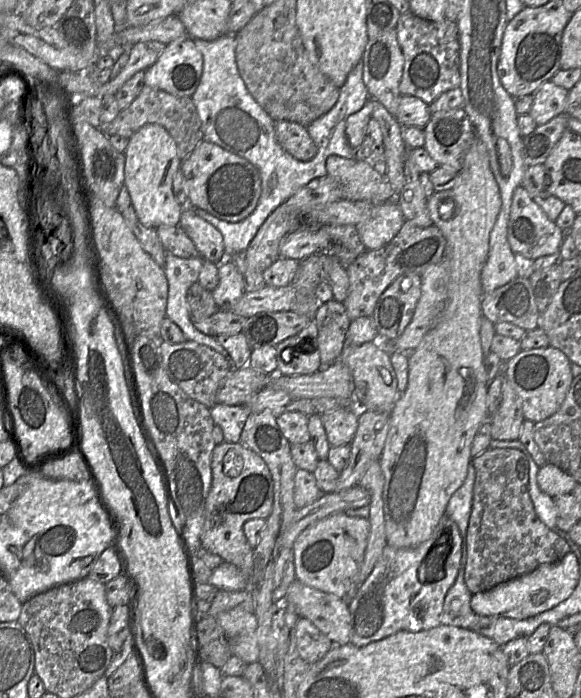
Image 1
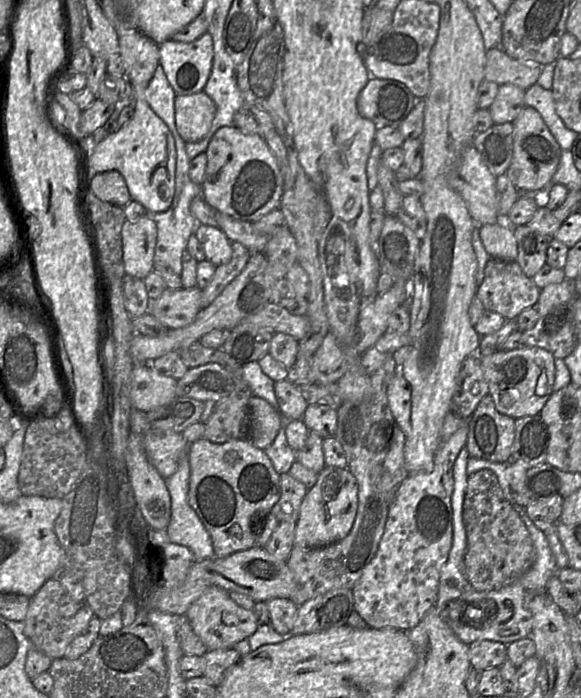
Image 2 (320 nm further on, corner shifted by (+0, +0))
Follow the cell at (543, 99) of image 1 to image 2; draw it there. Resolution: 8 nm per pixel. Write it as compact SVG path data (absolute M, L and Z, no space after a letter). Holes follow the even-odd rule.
M500 85L493 103L488 108L493 122L512 123L526 106L524 95L525 90L515 85Z

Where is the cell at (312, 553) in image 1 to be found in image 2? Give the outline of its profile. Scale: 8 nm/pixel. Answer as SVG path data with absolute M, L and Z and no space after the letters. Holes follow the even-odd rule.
M325 466L300 506L294 545L323 547L345 538L354 523L358 508L358 485L348 468Z

